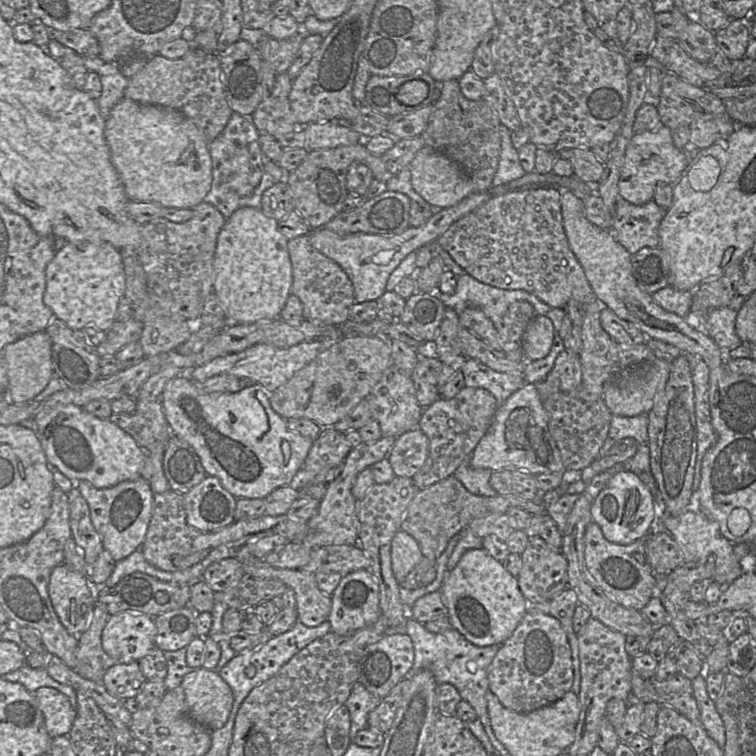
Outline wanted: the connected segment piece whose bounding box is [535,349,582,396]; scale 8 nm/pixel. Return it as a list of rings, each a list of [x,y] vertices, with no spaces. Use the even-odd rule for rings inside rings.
[[[564,349],[556,358],[552,370],[545,379],[535,386],[539,396],[547,396],[556,392],[571,392],[581,385],[581,381],[580,356]]]

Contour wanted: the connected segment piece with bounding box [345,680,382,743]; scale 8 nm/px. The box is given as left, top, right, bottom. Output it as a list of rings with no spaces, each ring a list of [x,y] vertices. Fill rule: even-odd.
[[[358,680],[354,684],[351,694],[345,702],[350,714],[349,737],[352,743],[356,734],[368,727],[368,716],[380,704],[381,700],[370,693]]]

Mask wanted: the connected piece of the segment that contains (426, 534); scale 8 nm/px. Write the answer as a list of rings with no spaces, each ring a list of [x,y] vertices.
[[[453,475],[420,490],[412,499],[403,517],[401,529],[410,534],[420,545],[423,555],[437,560],[446,549],[451,538],[470,522],[491,514],[505,514],[510,508],[520,508],[530,514],[547,514],[547,506],[538,500],[526,500],[511,495],[493,497],[479,496],[469,492]]]

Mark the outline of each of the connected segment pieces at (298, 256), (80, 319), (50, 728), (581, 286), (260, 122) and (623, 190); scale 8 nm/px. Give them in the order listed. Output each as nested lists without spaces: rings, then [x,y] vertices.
[[[307,235],[289,240],[288,253],[293,272],[291,293],[300,299],[305,320],[323,325],[342,325],[348,321],[350,309],[356,301],[352,282],[345,271],[333,260],[316,250]]]
[[[66,242],[47,265],[45,275],[46,288],[43,294],[43,302],[52,310],[55,318],[63,321],[73,330],[83,330],[87,326],[94,326],[96,329],[106,332],[112,327],[116,321],[118,303],[124,297],[126,290],[122,256],[112,244]]]
[[[41,687],[34,693],[41,709],[46,730],[53,739],[67,736],[73,725],[76,711],[69,698],[52,687]]]
[[[537,187],[537,188],[528,188],[528,189],[519,189],[519,190],[513,190],[513,191],[508,191],[508,192],[504,192],[503,194],[494,194],[491,196],[491,198],[485,202],[482,206],[478,207],[477,209],[473,210],[472,212],[470,212],[469,214],[467,214],[466,216],[464,216],[463,218],[459,219],[458,221],[454,222],[438,239],[437,241],[434,243],[436,244],[436,246],[444,249],[452,258],[453,260],[469,275],[471,275],[472,277],[474,277],[476,280],[484,283],[484,284],[488,284],[490,286],[493,287],[497,287],[497,288],[501,288],[501,289],[505,289],[505,290],[525,290],[526,292],[536,296],[537,298],[539,298],[541,301],[543,301],[544,303],[546,303],[547,305],[551,306],[551,307],[555,307],[555,308],[562,308],[565,309],[565,306],[567,304],[567,302],[570,299],[575,299],[577,301],[579,301],[583,306],[597,302],[597,298],[596,295],[593,291],[593,289],[591,288],[591,286],[589,285],[587,278],[584,274],[583,268],[580,265],[580,263],[578,262],[578,260],[576,259],[575,255],[573,254],[565,231],[564,231],[564,227],[563,227],[563,218],[562,218],[562,211],[561,211],[561,194],[562,191],[571,191],[571,190],[559,190],[558,188],[555,187]]]
[[[286,72],[276,75],[271,95],[260,102],[250,117],[259,133],[268,133],[278,140],[278,138],[282,138],[283,135],[291,133],[299,127],[289,102],[292,81]]]
[[[660,126],[654,131],[633,134],[628,143],[618,182],[619,196],[634,205],[643,205],[653,200],[658,183],[674,185],[686,169],[694,151],[677,148],[672,140],[672,130]]]

